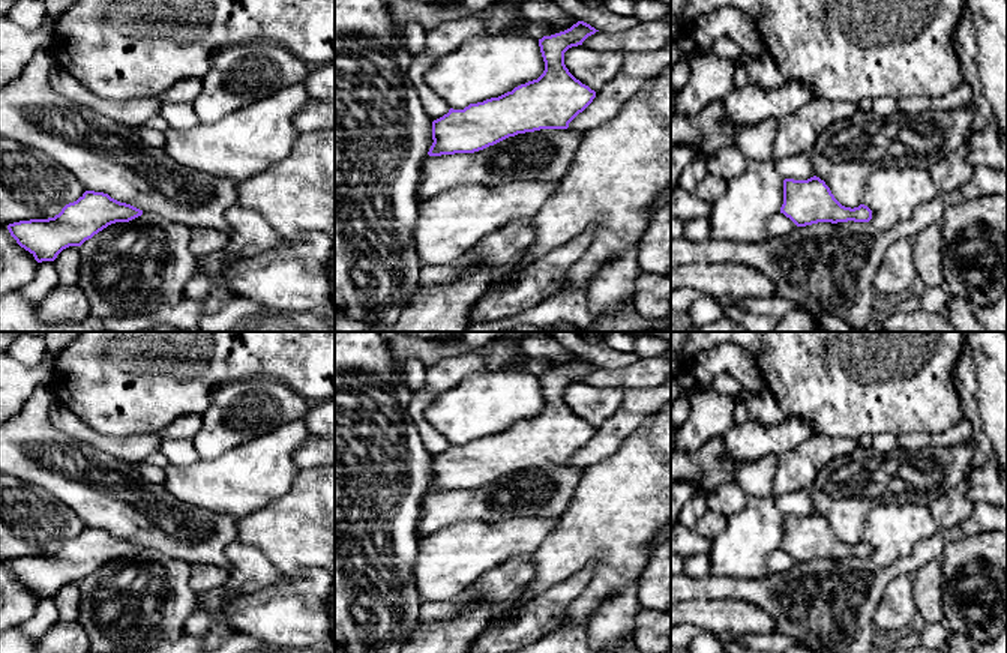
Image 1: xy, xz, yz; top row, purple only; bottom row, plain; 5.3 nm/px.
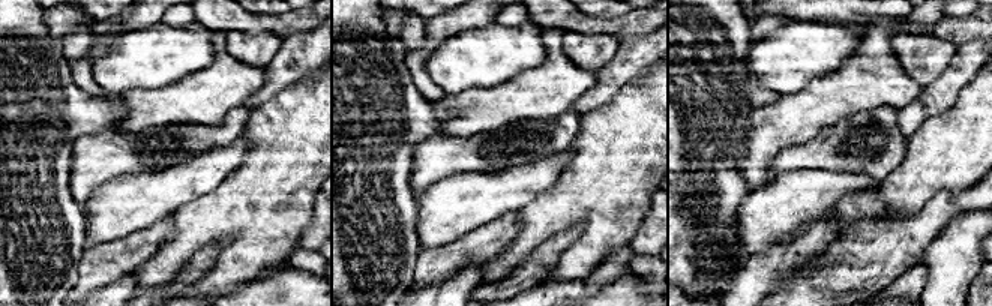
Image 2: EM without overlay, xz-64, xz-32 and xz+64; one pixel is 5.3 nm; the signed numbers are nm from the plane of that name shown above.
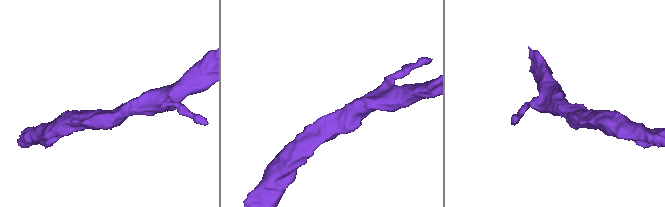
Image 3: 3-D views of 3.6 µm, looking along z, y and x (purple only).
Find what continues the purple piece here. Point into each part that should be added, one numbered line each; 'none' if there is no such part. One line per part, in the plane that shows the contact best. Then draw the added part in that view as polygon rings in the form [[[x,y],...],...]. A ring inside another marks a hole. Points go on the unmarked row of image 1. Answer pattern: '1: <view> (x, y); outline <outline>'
none

